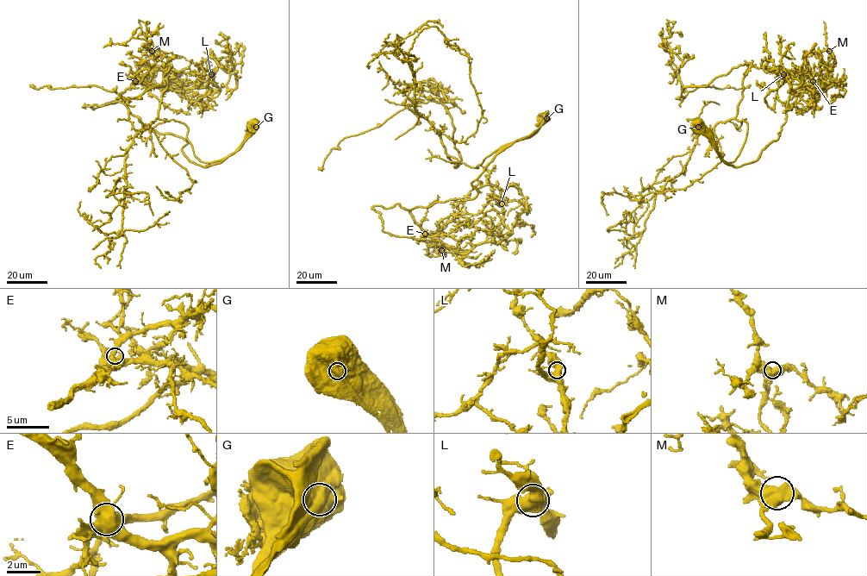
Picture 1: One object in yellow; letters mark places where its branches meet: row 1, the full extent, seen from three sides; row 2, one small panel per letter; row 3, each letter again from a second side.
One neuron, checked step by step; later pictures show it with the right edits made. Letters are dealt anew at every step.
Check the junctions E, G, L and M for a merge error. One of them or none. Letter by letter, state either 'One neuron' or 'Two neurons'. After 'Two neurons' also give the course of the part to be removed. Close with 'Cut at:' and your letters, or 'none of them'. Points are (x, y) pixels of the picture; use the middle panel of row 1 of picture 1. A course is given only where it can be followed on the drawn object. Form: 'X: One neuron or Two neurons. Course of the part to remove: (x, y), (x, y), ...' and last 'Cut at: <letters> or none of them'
E: One neuron
G: Two neurons. Course of the part to remove: (547, 118), (477, 168), (447, 155), (455, 167), (461, 158), (447, 109), (413, 103), (344, 138), (318, 169)
L: One neuron
M: One neuron
Cut at: G

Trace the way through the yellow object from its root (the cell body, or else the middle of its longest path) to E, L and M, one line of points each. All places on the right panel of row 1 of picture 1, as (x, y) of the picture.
E: (698, 123), (726, 164), (738, 167), (752, 162), (780, 136), (789, 97), (813, 81)
L: (698, 123), (726, 164), (754, 161), (780, 136), (791, 93), (816, 82), (832, 84), (813, 91), (783, 74)
M: (698, 123), (726, 164), (738, 167), (754, 161), (780, 136), (789, 97), (825, 77), (833, 63), (829, 51)

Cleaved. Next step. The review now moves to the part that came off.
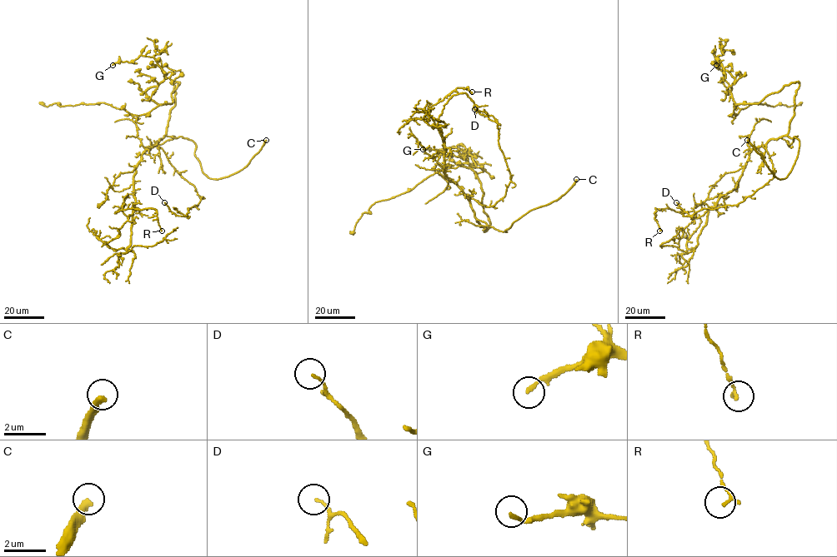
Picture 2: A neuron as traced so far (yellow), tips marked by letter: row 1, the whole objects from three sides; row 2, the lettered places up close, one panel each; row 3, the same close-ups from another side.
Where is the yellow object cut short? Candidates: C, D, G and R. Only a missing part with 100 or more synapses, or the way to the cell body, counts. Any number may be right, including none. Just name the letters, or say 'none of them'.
C

